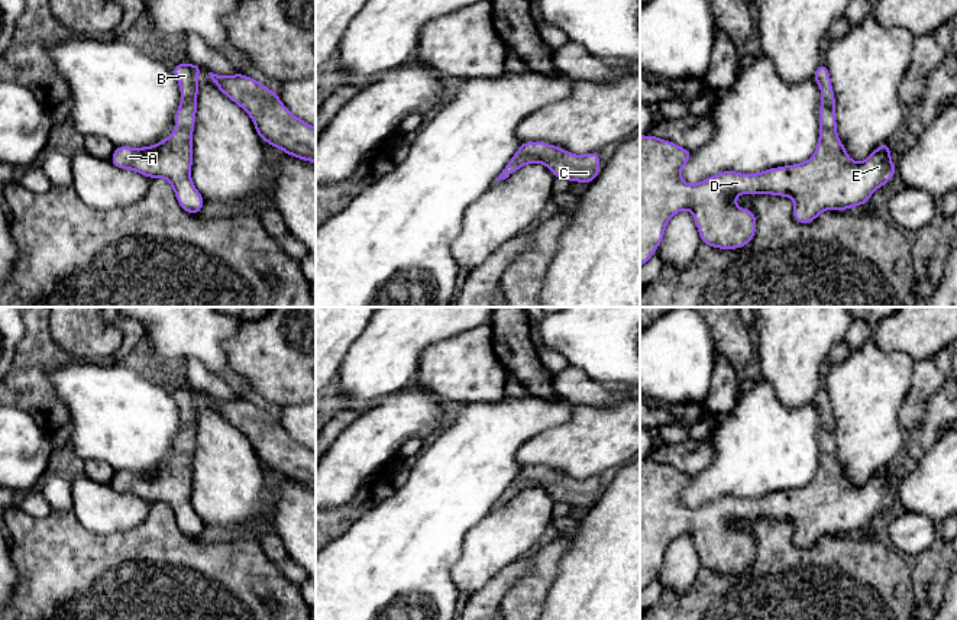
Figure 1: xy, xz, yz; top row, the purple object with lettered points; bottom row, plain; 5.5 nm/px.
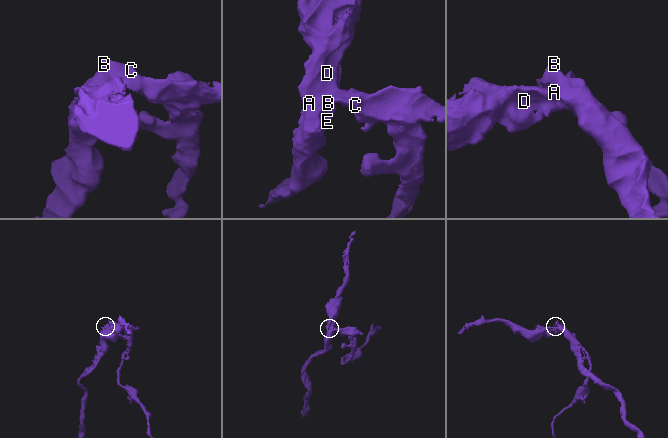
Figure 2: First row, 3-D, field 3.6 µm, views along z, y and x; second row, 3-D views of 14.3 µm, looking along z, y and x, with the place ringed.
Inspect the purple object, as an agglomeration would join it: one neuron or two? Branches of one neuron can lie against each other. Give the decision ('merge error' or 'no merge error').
no merge error

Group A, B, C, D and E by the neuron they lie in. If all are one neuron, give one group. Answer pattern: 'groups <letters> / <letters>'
groups A B C D E

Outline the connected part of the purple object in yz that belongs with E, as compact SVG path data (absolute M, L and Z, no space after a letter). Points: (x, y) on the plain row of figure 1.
M821 387L812 403L821 414L818 435L819 461L814 479L799 488L769 493L757 498L740 498L725 494L698 508L682 504L680 495L691 484L692 475L675 466L652 459L640 459L640 592L654 579L665 562L665 553L672 540L691 535L701 565L717 574L738 574L751 566L757 552L756 539L735 529L740 519L772 519L793 523L793 543L801 549L814 546L824 535L848 535L864 530L872 519L896 500L889 466L876 472L867 484L853 485L837 459L835 417L831 411L828 391Z

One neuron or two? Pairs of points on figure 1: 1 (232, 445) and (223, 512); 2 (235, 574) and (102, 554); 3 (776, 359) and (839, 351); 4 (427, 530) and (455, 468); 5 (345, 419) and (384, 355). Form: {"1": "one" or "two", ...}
{"1": "one", "2": "one", "3": "two", "4": "one", "5": "two"}

